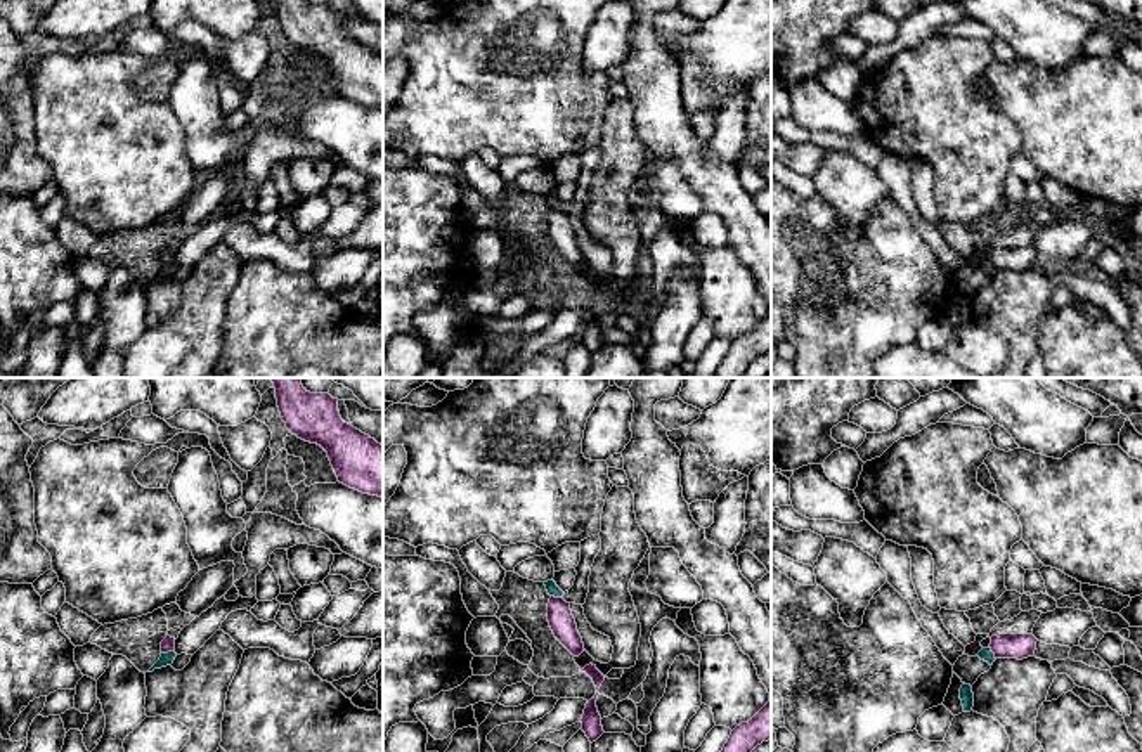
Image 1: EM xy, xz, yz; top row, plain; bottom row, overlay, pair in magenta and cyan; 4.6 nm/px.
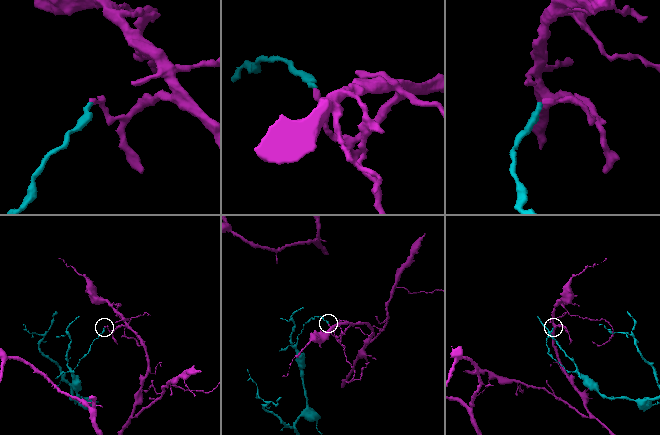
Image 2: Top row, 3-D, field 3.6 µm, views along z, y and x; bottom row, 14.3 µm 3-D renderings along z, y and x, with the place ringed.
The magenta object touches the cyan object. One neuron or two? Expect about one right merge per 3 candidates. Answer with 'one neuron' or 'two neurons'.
two neurons

